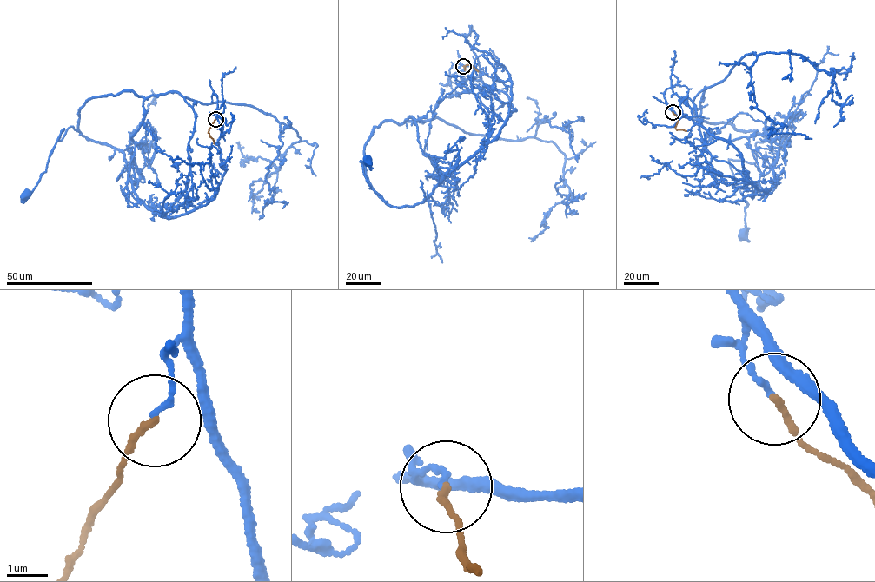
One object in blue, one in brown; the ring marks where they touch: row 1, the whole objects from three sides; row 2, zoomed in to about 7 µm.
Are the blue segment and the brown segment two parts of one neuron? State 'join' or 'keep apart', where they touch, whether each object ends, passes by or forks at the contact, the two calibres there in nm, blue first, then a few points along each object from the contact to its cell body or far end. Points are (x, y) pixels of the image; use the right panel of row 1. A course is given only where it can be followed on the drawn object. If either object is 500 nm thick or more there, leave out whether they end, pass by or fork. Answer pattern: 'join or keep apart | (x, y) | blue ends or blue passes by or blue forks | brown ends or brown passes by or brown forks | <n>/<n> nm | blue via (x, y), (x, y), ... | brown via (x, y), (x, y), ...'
keep apart | (672, 112) | blue ends | brown ends | 110/150 nm | blue via (672, 112), (729, 142), (765, 193), (787, 135), (756, 143), (755, 162), (729, 160), (745, 201), (743, 234) | brown via (672, 112), (678, 121), (675, 128), (686, 130)

